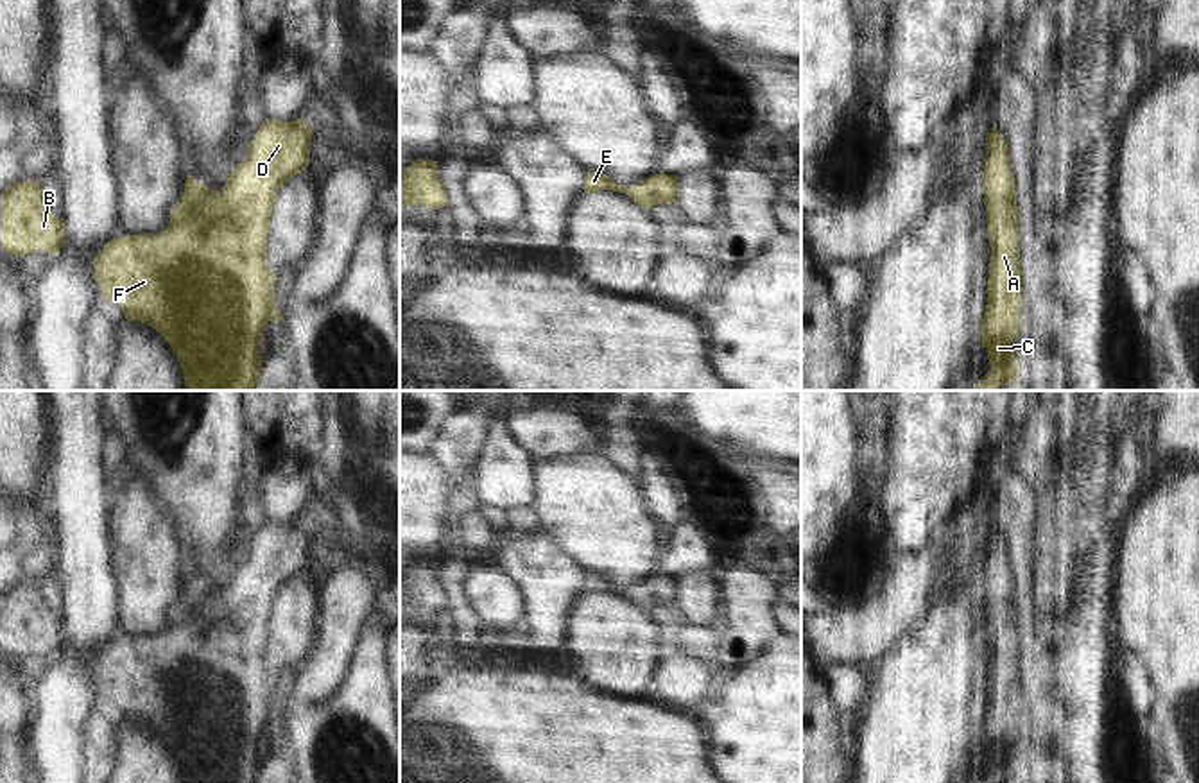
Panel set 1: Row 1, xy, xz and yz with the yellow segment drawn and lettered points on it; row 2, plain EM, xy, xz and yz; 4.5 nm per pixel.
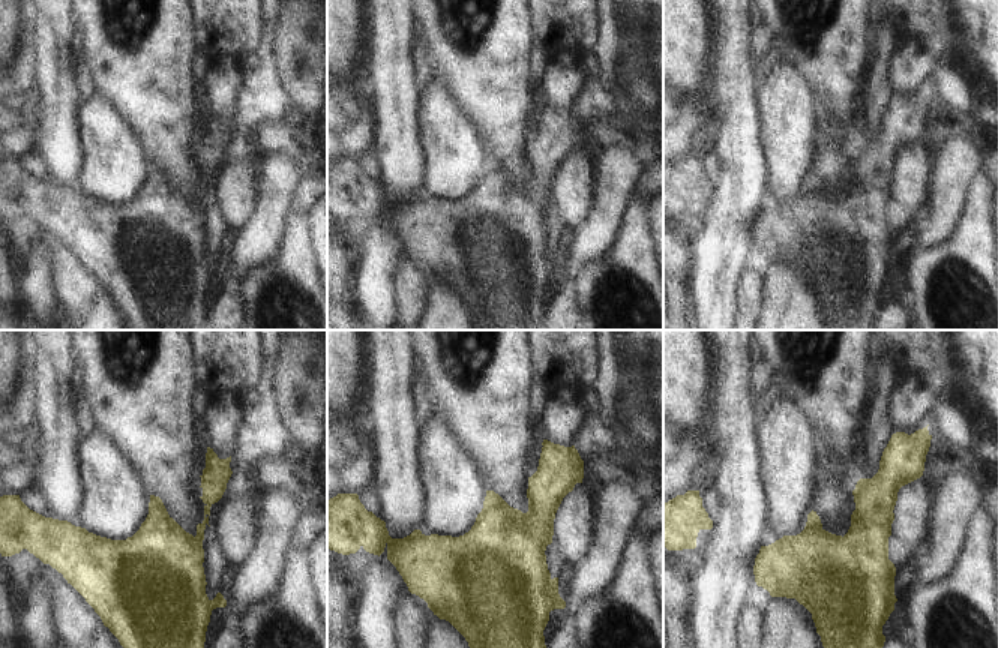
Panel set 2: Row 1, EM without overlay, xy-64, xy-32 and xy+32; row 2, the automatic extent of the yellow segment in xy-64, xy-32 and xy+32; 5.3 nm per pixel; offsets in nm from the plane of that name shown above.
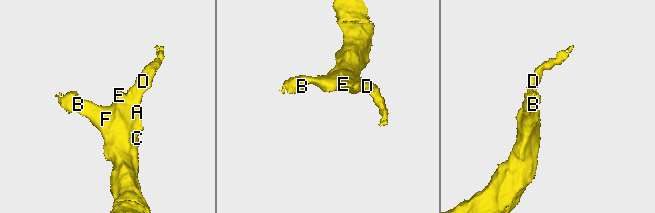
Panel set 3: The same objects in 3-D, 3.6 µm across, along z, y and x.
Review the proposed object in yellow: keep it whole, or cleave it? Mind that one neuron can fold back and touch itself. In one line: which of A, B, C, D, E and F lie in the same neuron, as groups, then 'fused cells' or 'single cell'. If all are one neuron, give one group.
A B C D E F | single cell

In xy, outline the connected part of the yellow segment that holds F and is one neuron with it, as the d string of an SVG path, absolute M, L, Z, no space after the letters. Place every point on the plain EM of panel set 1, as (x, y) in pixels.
M301 518L296 523L265 521L251 541L249 557L231 570L219 593L188 577L167 631L158 636L113 640L93 659L102 699L116 704L127 722L147 724L170 745L185 783L260 783L263 731L269 724L283 720L274 702L276 677L267 665L271 616L280 589L306 572L312 536Z

